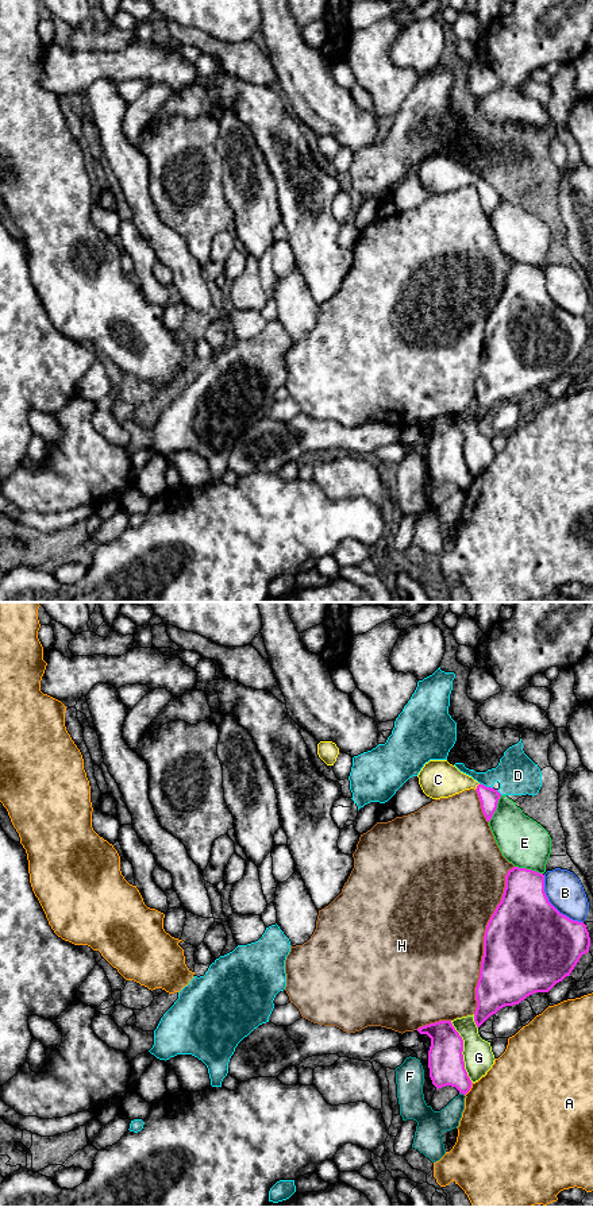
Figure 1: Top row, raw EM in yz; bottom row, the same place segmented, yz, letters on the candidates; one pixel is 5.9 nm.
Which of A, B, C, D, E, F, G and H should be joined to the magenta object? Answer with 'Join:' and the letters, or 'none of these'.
Join: C

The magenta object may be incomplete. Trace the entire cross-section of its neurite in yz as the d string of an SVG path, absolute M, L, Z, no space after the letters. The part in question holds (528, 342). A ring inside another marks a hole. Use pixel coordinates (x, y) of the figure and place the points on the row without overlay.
M519 262L509 265L501 297L484 331L484 351L475 382L477 423L505 401L519 400L535 387L548 387L570 371L581 351L589 347L589 342L586 320L561 309L548 297L543 269Z

